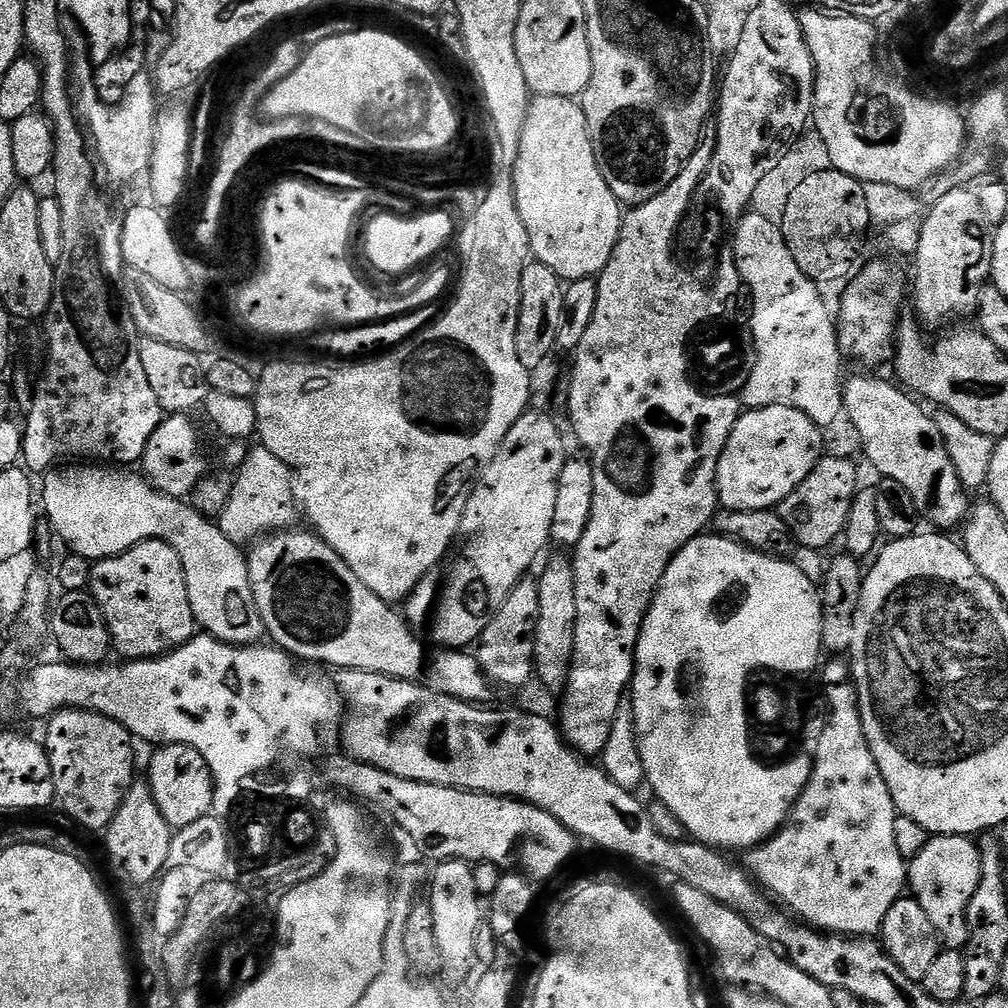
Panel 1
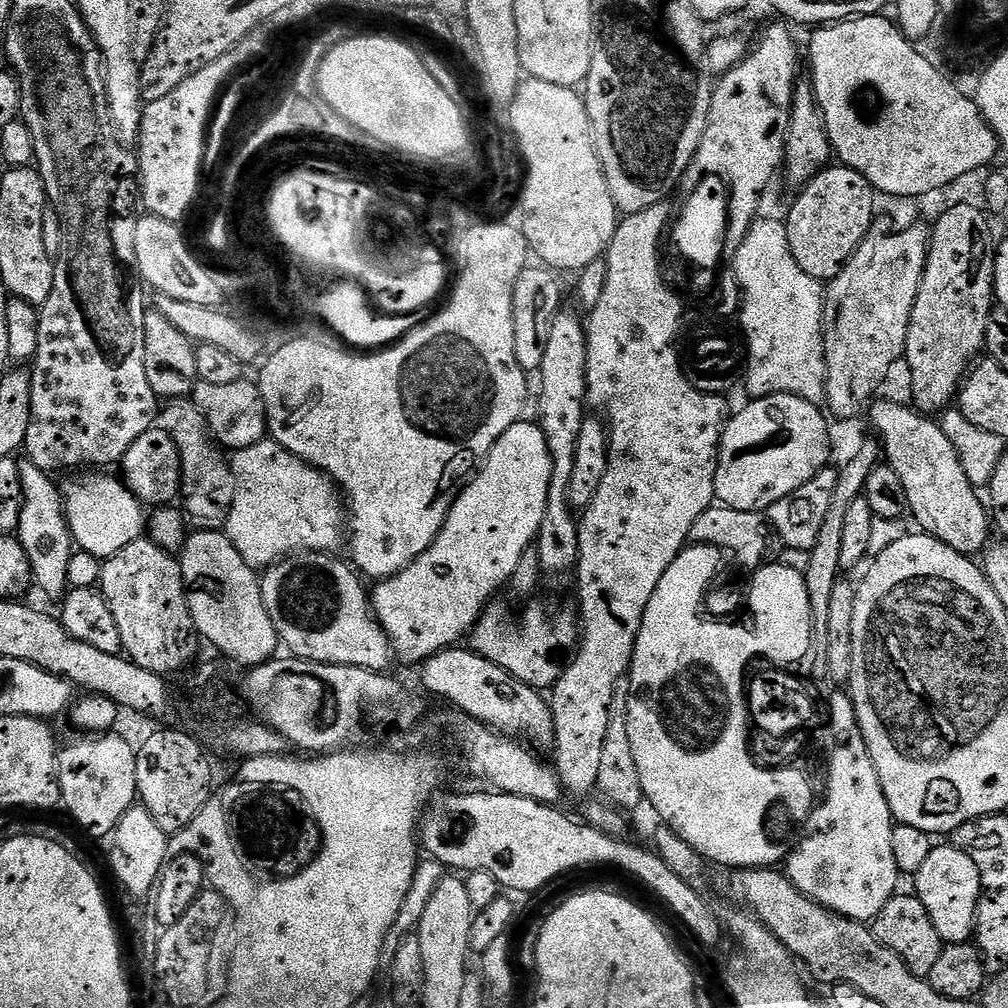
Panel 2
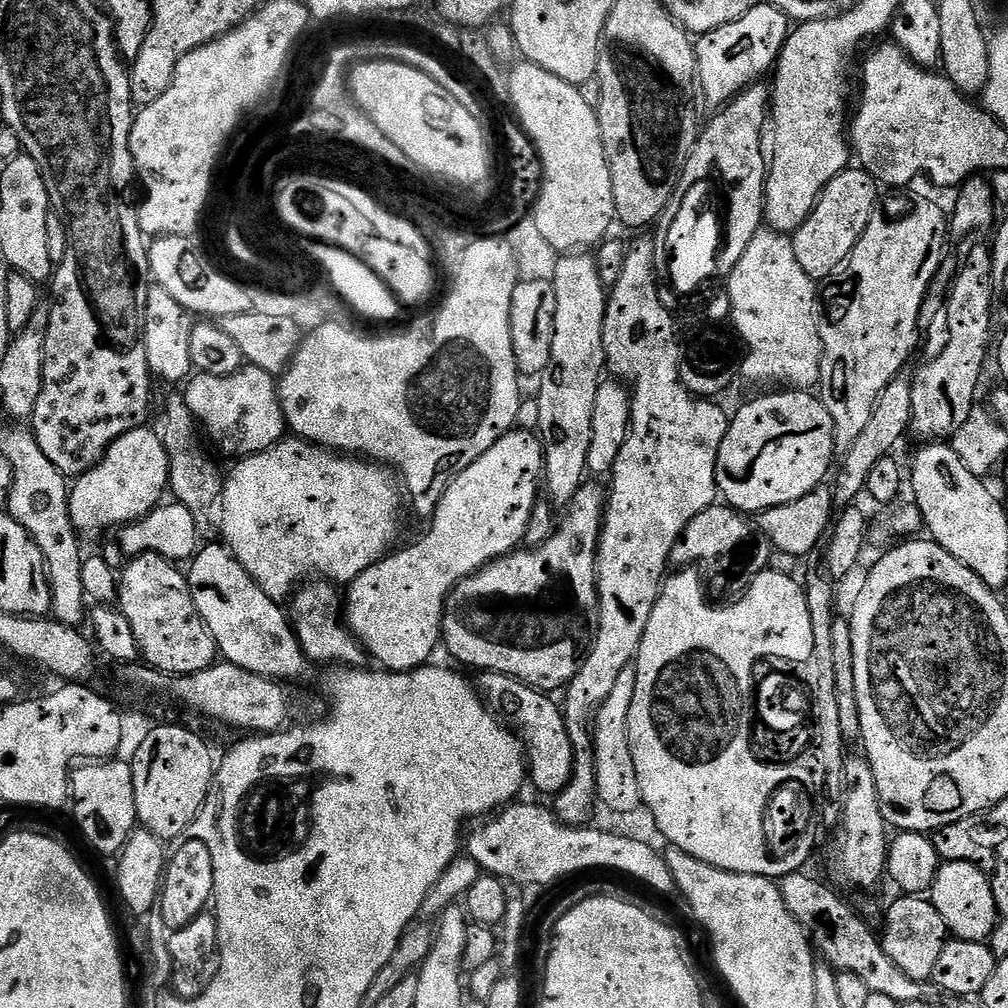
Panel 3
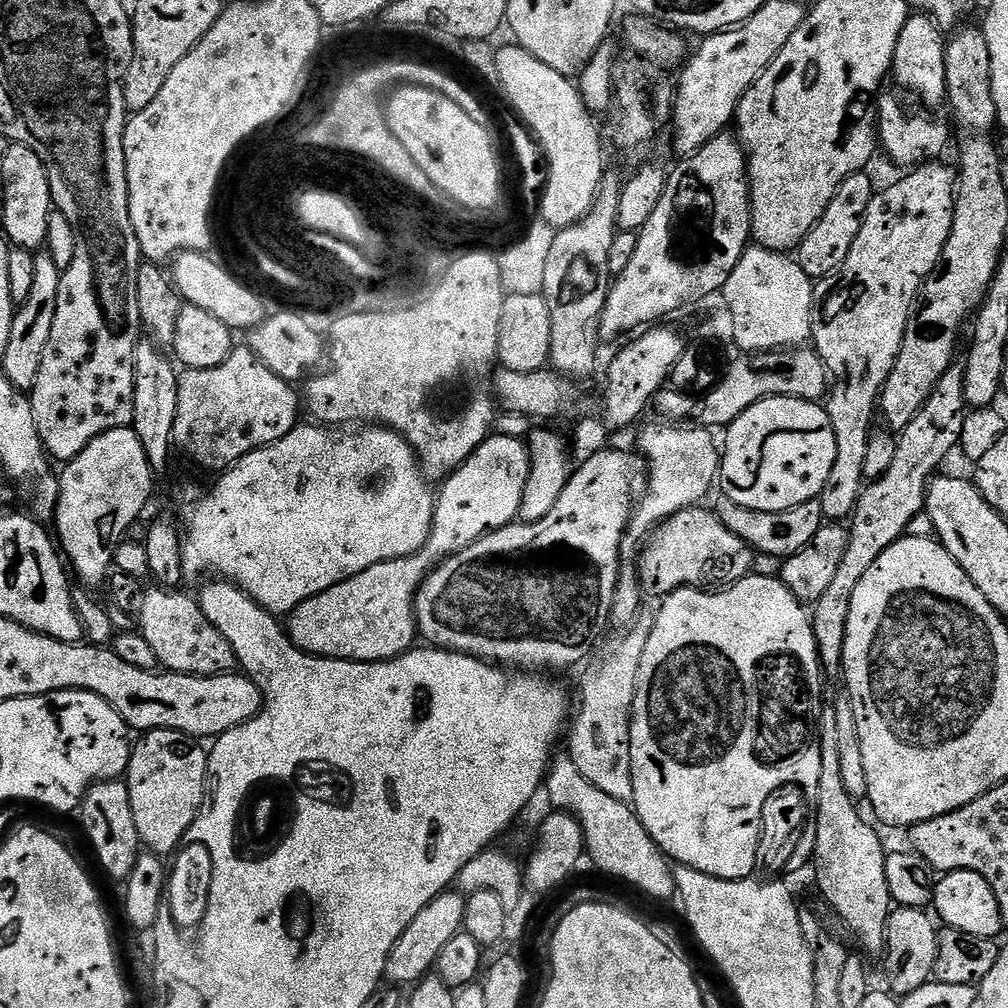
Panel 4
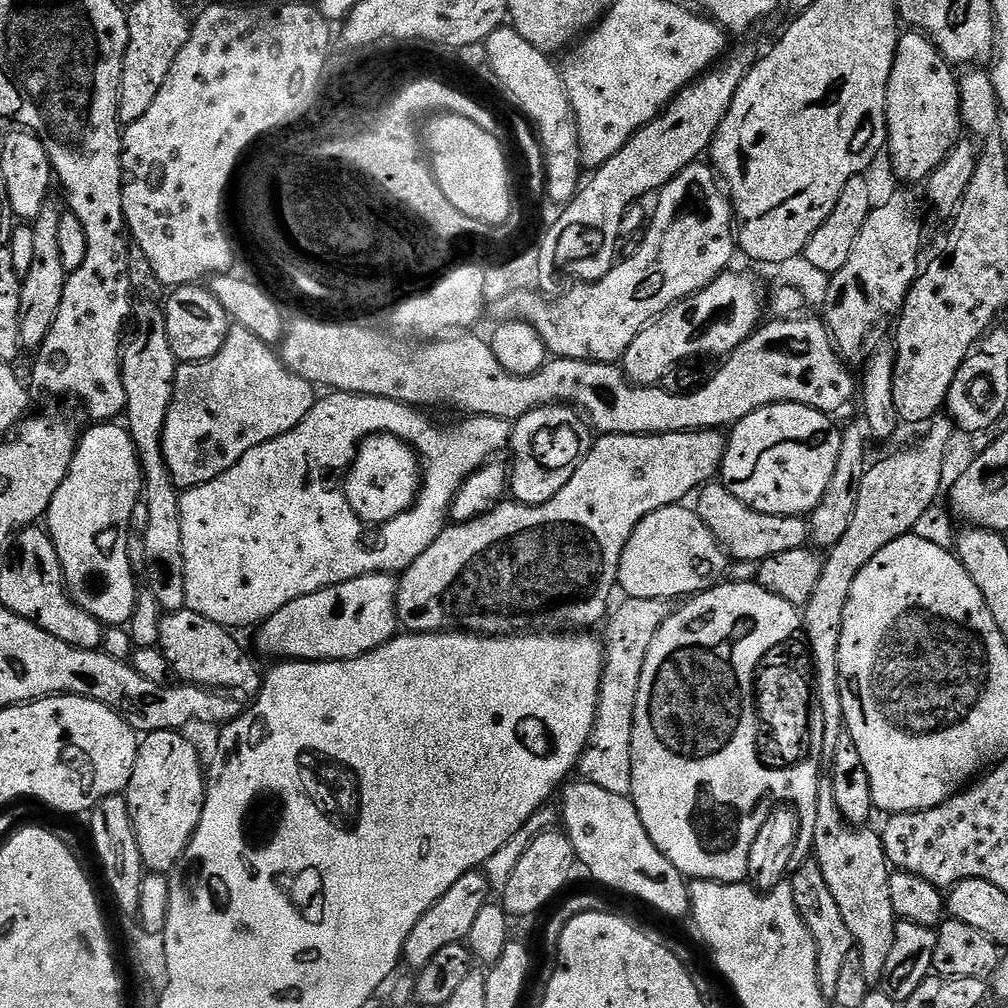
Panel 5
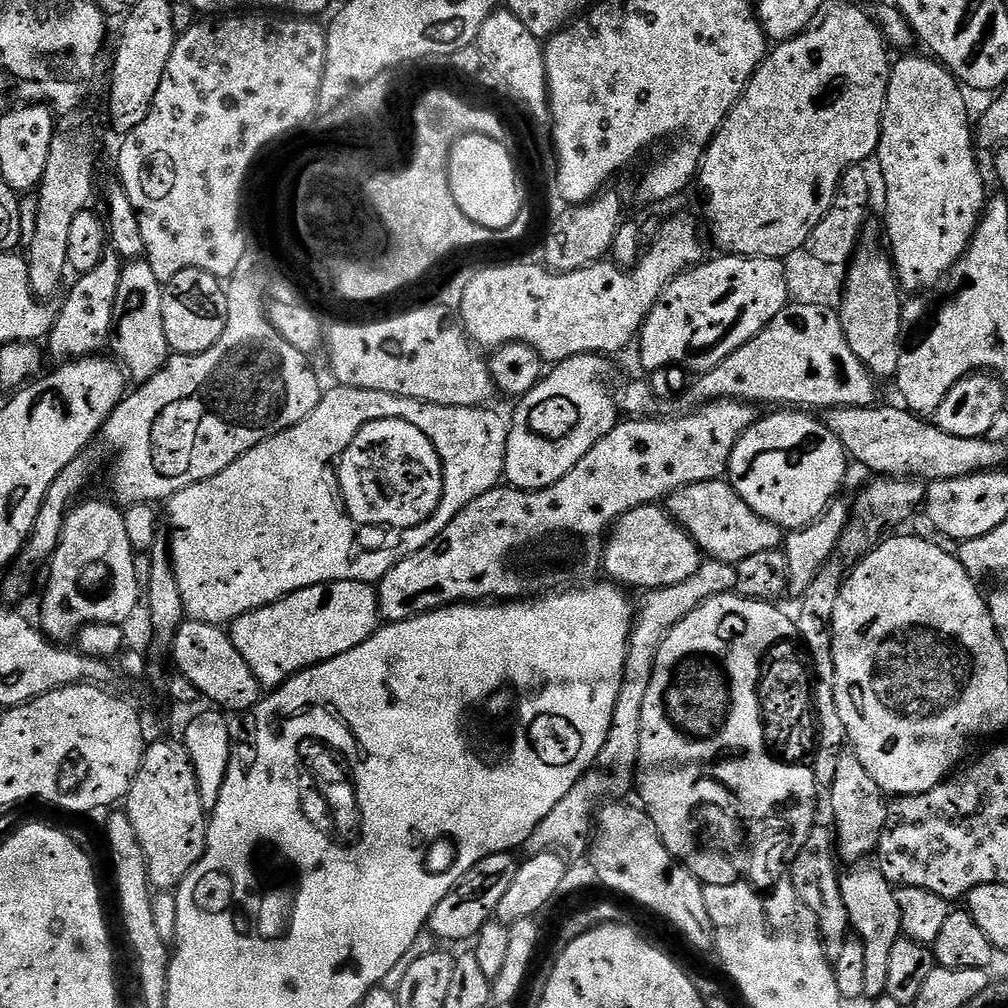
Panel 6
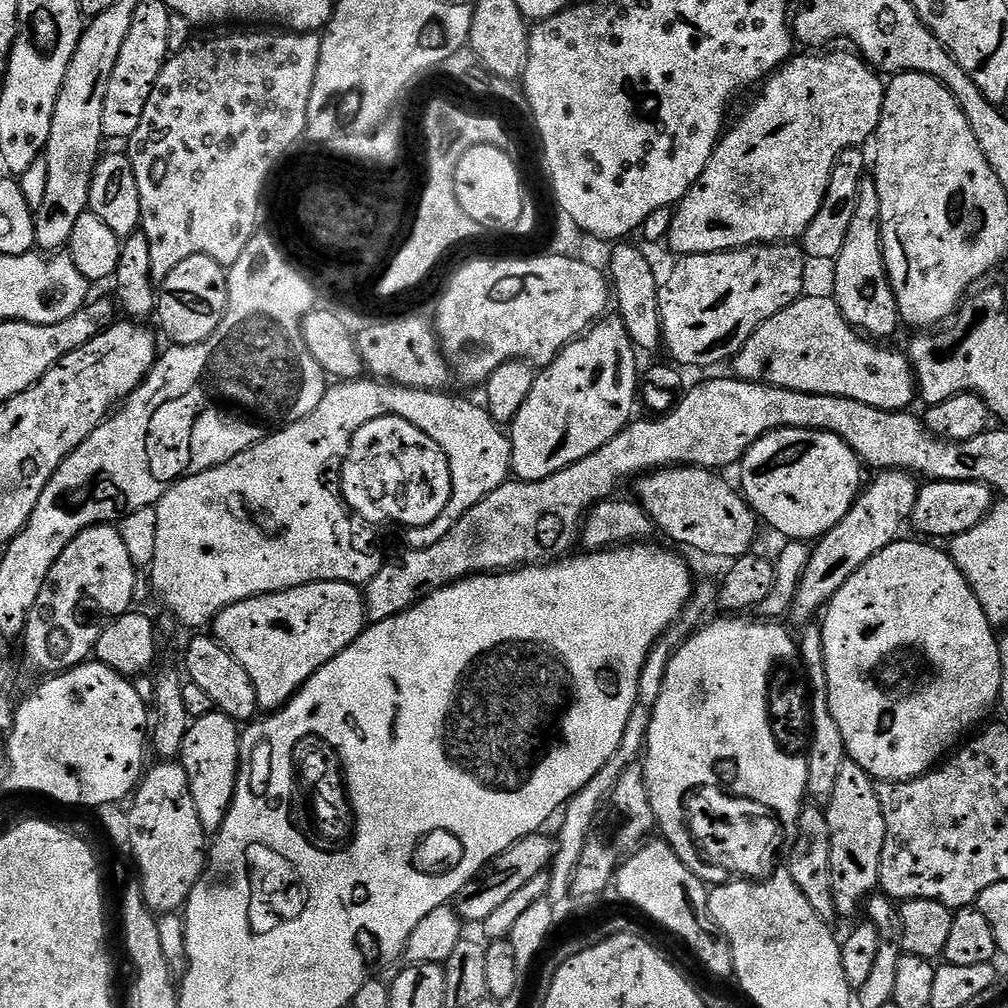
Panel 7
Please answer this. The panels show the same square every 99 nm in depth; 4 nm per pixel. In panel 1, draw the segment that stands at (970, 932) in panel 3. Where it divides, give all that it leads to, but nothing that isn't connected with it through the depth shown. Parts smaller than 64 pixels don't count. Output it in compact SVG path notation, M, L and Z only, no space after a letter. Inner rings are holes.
M932 836L928 845L907 865L907 887L922 910L926 910L926 918L930 918L930 926L934 926L944 948L960 950L968 942L968 907L980 885L980 850L972 843L966 836Z

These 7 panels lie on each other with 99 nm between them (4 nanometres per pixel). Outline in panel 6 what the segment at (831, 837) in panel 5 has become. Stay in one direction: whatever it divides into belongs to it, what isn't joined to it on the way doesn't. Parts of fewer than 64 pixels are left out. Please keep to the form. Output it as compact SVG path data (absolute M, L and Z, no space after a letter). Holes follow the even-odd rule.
M856 866L848 873L845 871L840 878L840 889L842 890L842 902L846 902L846 914L851 931L859 936L866 946L865 967L865 997L869 1001L877 1000L886 993L886 977L890 966L890 954L894 951L894 942L902 939L900 927L902 926L902 914L898 910L898 898L896 888L883 876L879 867L864 868L868 866Z

